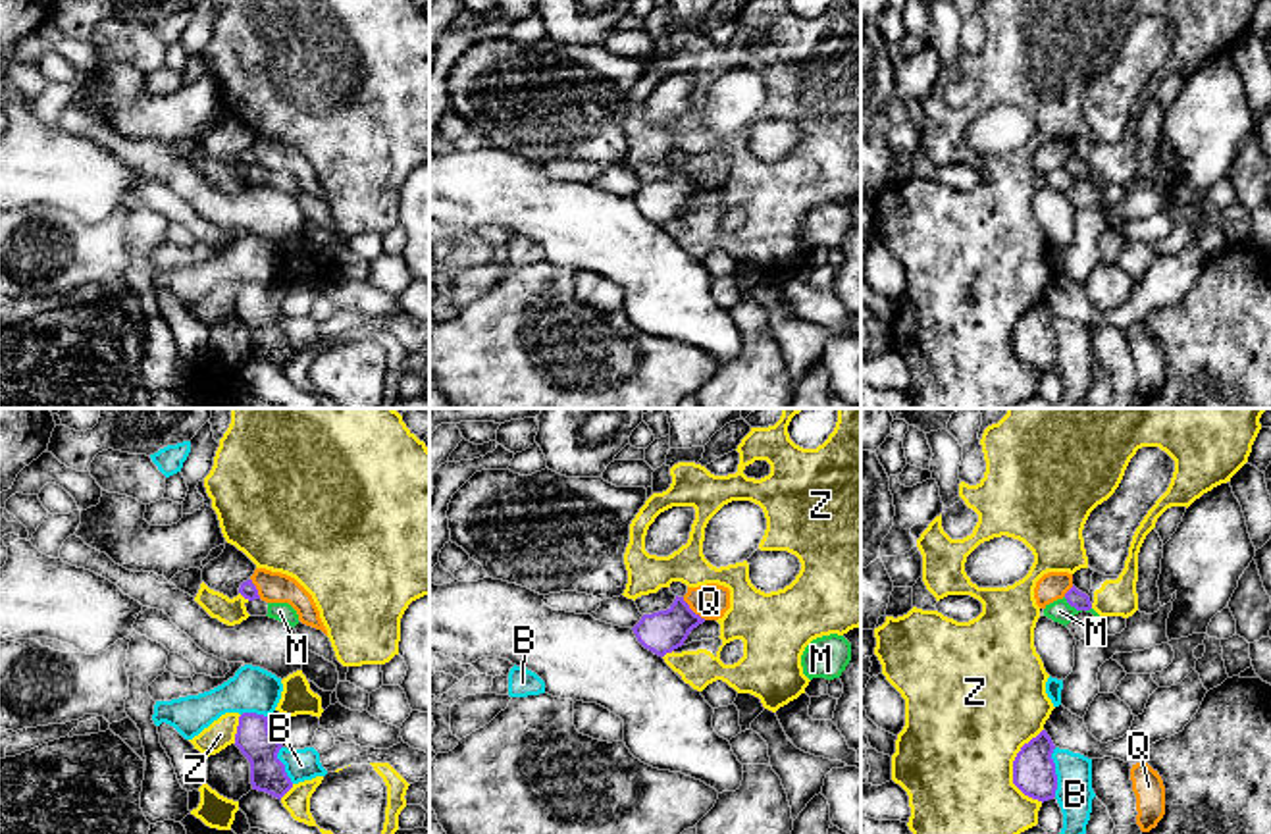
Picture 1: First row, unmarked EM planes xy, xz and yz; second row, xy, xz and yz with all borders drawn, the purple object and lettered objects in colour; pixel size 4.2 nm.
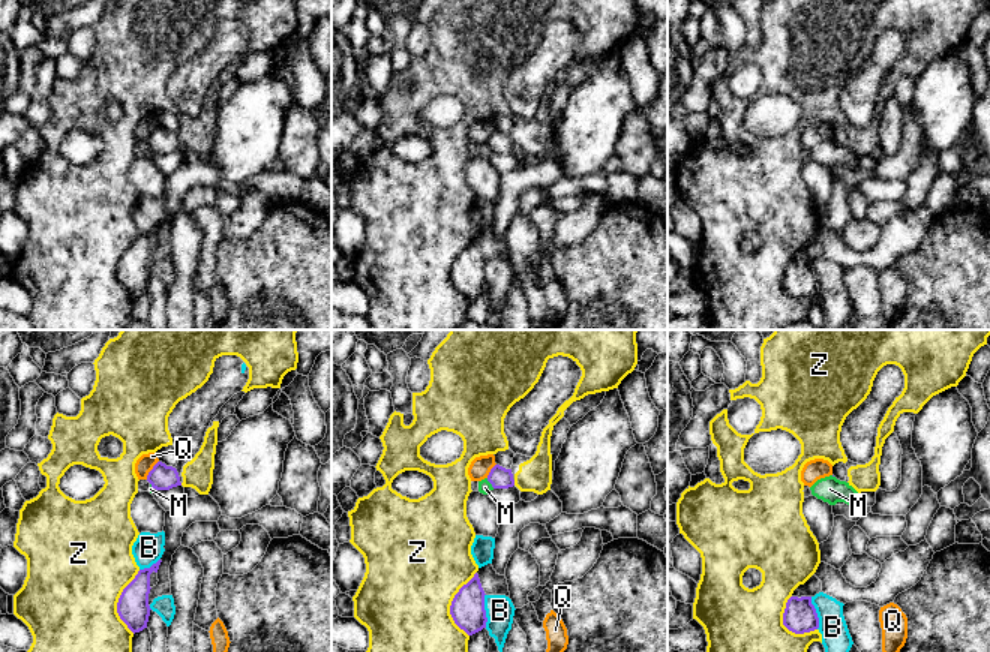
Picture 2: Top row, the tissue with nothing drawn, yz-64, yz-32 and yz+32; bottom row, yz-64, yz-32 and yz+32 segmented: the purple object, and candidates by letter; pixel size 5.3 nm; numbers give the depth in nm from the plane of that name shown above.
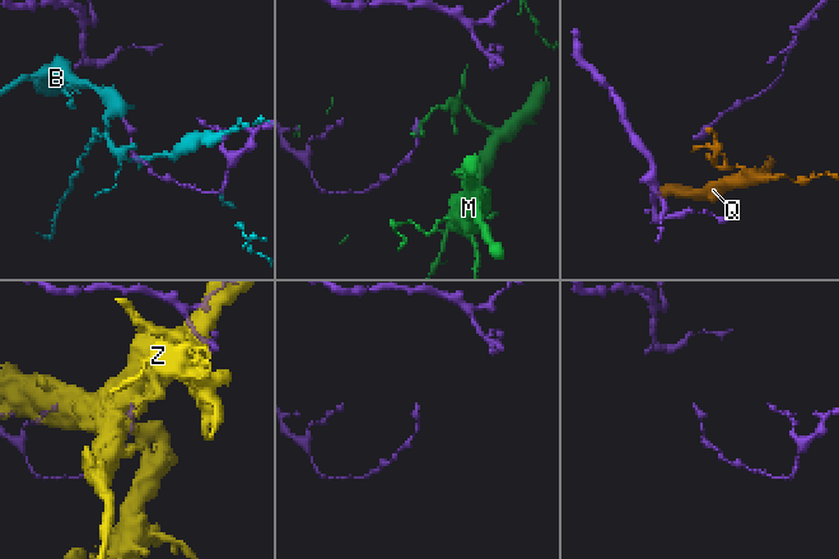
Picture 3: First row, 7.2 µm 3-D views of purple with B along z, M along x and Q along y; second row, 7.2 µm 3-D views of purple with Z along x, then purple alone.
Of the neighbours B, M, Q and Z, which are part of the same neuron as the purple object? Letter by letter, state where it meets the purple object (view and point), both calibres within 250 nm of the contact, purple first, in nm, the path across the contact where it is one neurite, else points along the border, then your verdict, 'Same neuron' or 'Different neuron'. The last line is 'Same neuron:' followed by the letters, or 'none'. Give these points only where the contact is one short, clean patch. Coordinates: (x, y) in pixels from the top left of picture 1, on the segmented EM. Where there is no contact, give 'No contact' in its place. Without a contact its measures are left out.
B: Touches purple at yz (1054, 773). Thickness 180 nm (purple) against 150 nm. Different neuron
M: Touches purple at yz (1073, 605). Thickness 80 nm (purple) against 100 nm. Different neuron
Q: Touches purple at xz (692, 611). Thickness 180 nm (purple) against 150 nm. Boundary: xz (682, 598), (705, 619). Different neuron
Z: Touches purple at yz (1013, 767). Thickness 180 nm (purple) against 480 nm. Different neuron
Same neuron: none

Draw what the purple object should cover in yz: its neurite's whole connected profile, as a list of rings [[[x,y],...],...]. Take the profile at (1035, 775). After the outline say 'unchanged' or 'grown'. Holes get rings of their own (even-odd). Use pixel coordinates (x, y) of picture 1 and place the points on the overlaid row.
[[[1046,730],[1021,747],[1013,761],[1013,784],[1028,797],[1048,801],[1055,797],[1057,774],[1051,759],[1055,745]]] | unchanged

